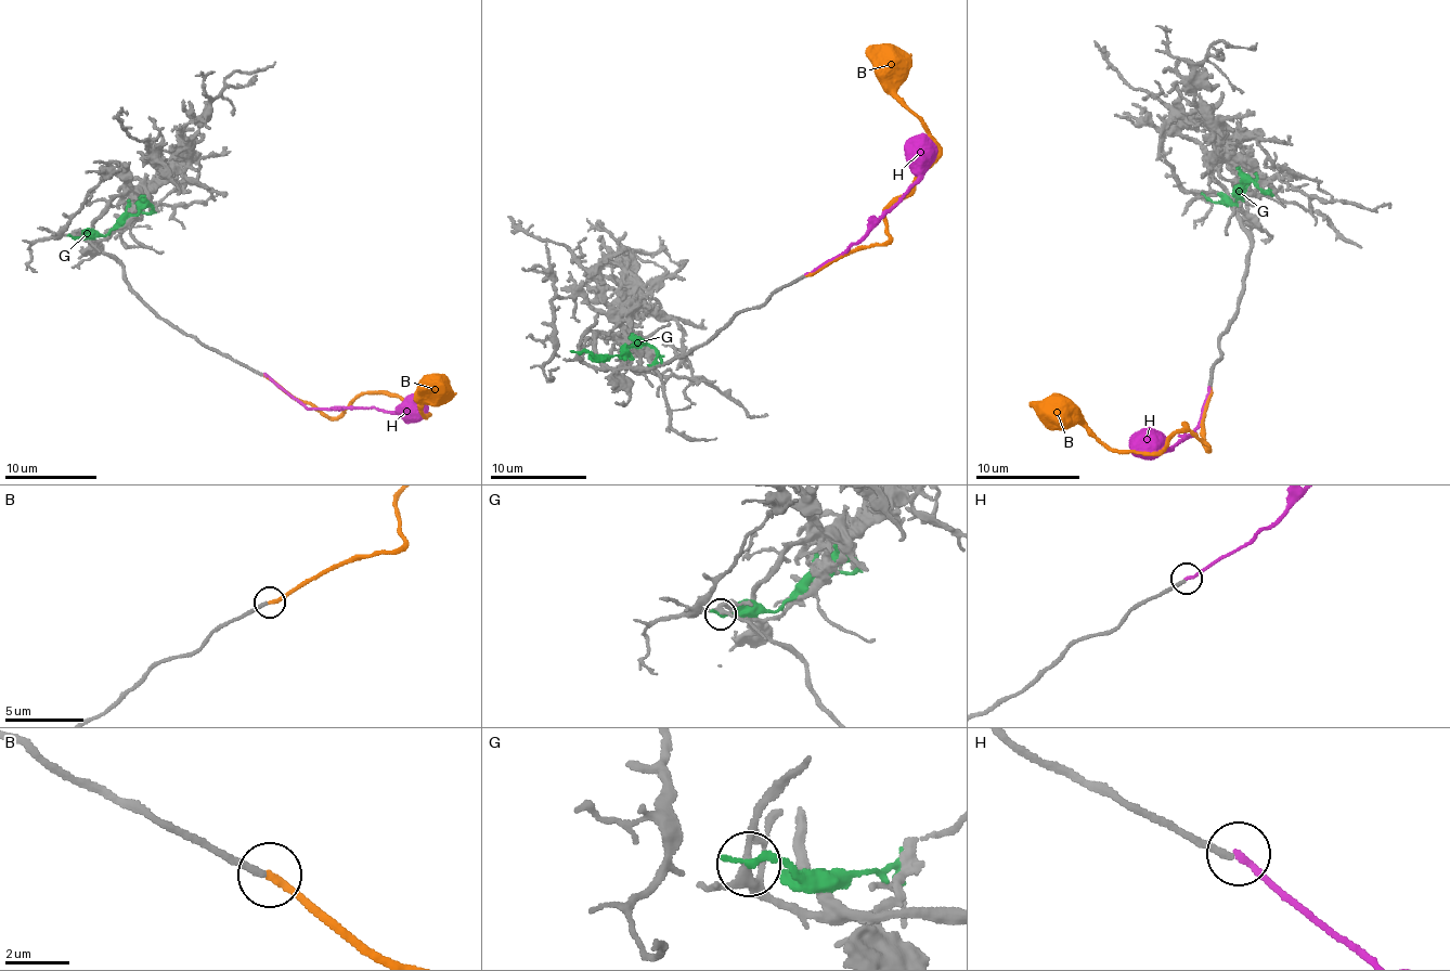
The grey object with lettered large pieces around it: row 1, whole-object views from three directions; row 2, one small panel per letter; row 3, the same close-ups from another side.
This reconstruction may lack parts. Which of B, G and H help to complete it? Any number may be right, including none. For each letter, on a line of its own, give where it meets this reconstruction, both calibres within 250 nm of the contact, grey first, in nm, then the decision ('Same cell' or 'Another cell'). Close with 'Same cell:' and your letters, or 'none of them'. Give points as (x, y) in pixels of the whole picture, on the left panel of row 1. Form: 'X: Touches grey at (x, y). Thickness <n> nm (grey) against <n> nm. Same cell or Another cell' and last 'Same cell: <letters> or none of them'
B: Touches grey at (264, 375). Thickness 240 nm (grey) against 240 nm. Same cell
G: Touches grey at (74, 236). Thickness 240 nm (grey) against 240 nm. Another cell
H: Touches grey at (266, 374). Thickness 240 nm (grey) against 200 nm. Another cell
Same cell: B

